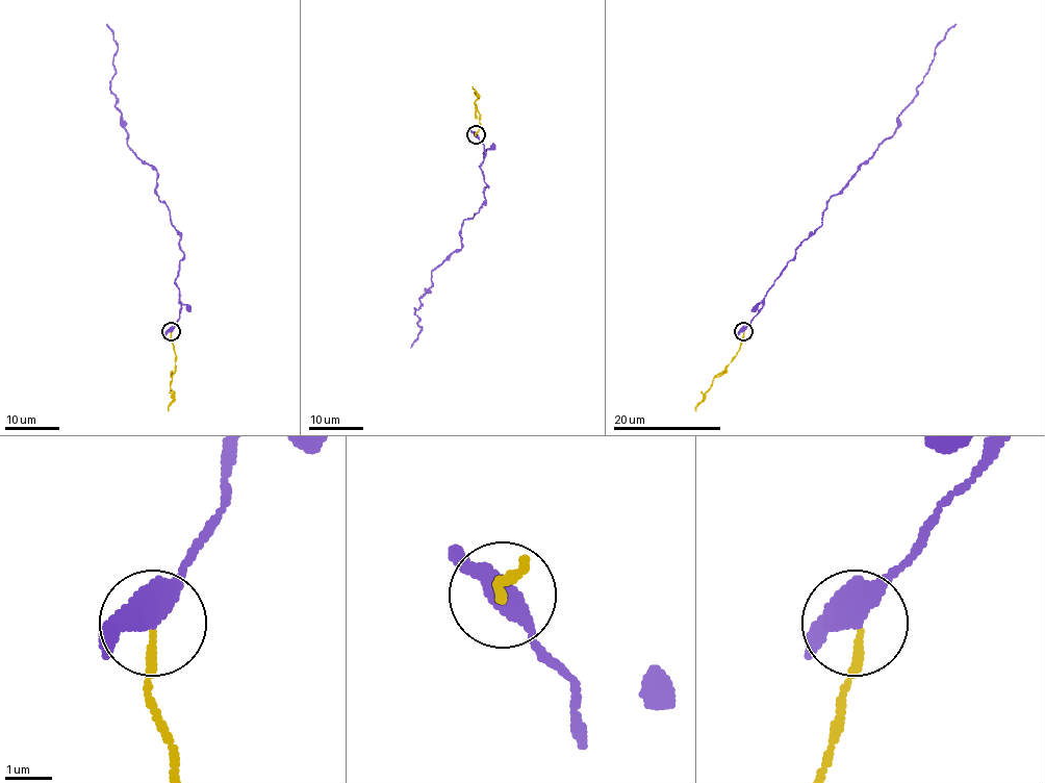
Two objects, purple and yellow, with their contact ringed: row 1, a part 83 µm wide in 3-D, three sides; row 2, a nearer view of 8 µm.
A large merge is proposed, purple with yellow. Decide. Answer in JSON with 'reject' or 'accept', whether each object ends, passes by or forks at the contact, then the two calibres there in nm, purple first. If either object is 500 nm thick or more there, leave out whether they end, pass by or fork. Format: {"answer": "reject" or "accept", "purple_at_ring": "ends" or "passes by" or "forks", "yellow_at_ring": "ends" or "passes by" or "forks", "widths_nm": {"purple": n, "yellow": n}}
{"answer": "accept", "purple_at_ring": "passes by", "yellow_at_ring": "ends", "widths_nm": {"purple": 480, "yellow": 170}}

